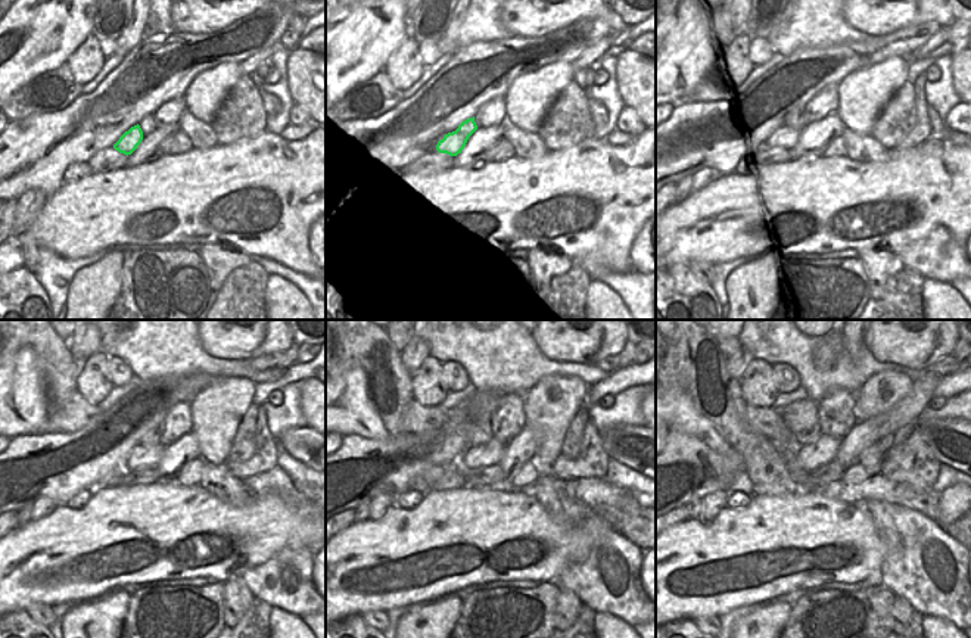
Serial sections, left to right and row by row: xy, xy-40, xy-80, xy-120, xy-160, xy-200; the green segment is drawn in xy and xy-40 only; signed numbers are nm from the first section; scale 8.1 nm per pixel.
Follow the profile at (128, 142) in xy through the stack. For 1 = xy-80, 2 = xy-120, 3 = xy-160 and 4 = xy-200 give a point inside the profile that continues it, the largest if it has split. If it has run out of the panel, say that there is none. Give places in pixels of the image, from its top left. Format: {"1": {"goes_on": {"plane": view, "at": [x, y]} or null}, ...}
{"1": {"goes_on": {"plane": "xy-80", "at": [787, 136]}}, "2": {"goes_on": {"plane": "xy-120", "at": [142, 457]}}, "3": {"goes_on": {"plane": "xy-160", "at": [491, 453]}}, "4": {"goes_on": {"plane": "xy-200", "at": [824, 450]}}}

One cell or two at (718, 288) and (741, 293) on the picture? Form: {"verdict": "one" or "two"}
{"verdict": "two"}

